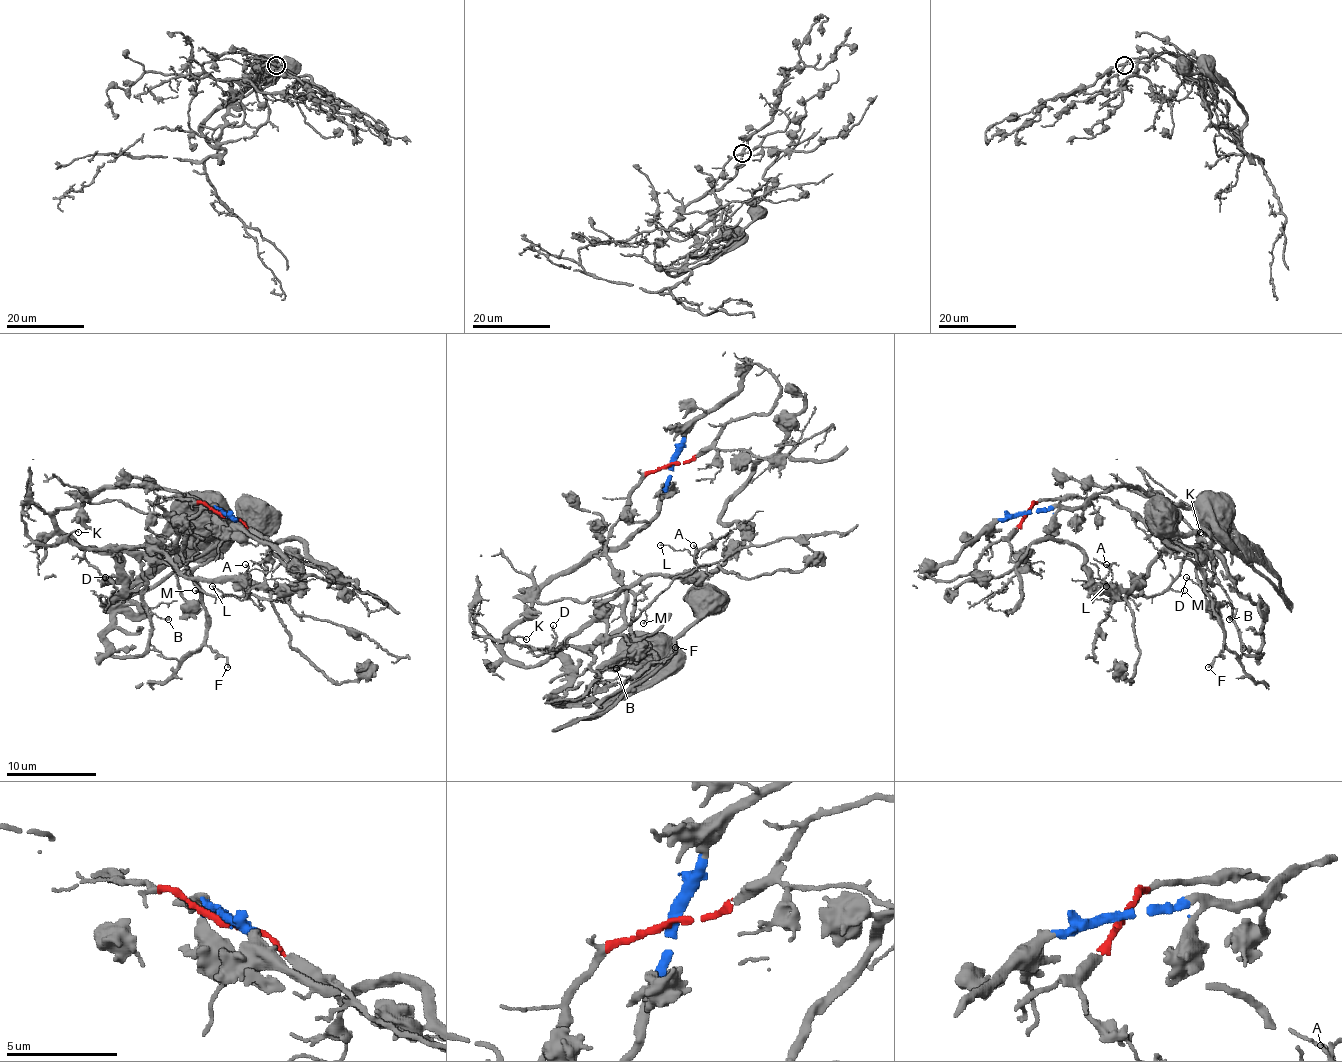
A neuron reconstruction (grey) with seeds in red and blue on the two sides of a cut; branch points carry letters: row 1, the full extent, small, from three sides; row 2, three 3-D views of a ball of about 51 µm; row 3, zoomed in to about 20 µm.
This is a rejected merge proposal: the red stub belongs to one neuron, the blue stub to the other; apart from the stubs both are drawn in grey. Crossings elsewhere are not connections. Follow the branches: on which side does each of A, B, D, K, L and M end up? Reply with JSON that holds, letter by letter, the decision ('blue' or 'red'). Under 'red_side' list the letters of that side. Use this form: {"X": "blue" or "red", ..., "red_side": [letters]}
{"A": "red", "B": "red", "D": "red", "K": "red", "L": "red", "M": "red", "red_side": ["A", "B", "D", "K", "L", "M"]}

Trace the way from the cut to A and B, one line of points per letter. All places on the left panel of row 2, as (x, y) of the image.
A: (222, 515), (186, 499), (159, 497), (164, 517), (175, 528), (186, 573), (207, 593), (247, 593), (245, 564)
B: (222, 515), (159, 497), (177, 548), (153, 550), (141, 562), (141, 577), (146, 609), (168, 620)

